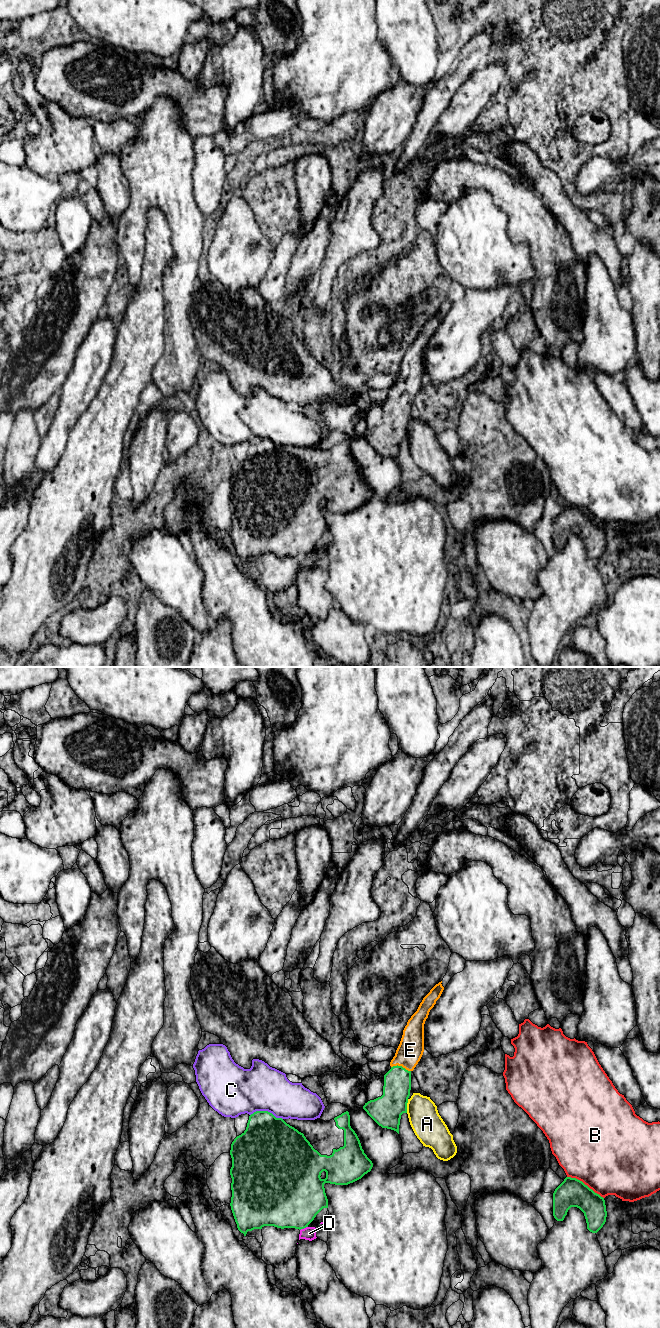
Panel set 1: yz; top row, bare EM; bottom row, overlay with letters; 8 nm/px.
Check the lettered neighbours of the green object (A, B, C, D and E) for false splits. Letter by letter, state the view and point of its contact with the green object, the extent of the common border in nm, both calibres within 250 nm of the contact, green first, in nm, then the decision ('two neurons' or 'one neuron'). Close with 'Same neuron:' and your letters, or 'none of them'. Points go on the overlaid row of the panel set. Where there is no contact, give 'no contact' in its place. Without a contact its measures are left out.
A: contact yz (406, 1106); length 110 nm; calibres 240 and 240 nm; two neurons
B: contact yz (584, 1184); length 340 nm; calibres 220 and 500 nm; two neurons
C: contact yz (266, 1111); length 260 nm; calibres 420 and 360 nm; two neurons
D: contact yz (303, 1228); length 70 nm; calibres 460 and 110 nm; two neurons
E: contact yz (401, 1066); length 170 nm; calibres 220 and 200 nm; one neuron
Same neuron: E

